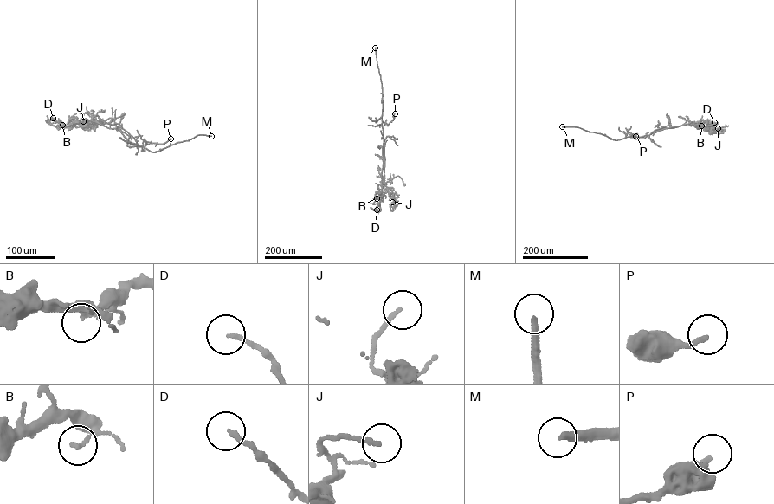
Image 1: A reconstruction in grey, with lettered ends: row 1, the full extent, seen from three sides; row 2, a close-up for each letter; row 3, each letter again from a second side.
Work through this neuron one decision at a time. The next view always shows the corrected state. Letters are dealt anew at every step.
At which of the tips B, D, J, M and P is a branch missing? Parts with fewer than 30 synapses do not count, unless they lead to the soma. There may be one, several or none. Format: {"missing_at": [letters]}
{"missing_at": ["M"]}

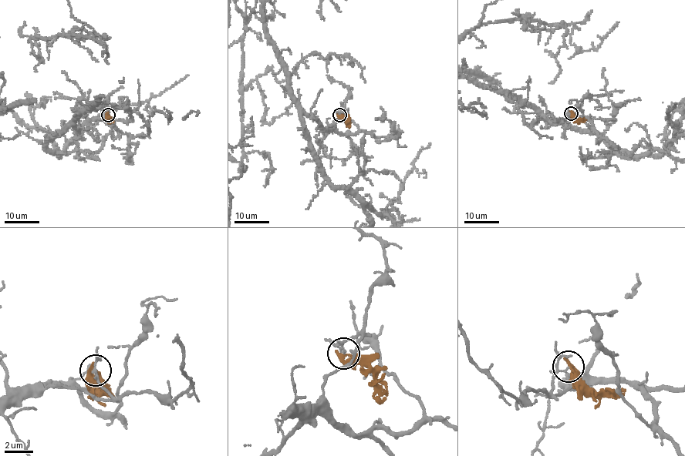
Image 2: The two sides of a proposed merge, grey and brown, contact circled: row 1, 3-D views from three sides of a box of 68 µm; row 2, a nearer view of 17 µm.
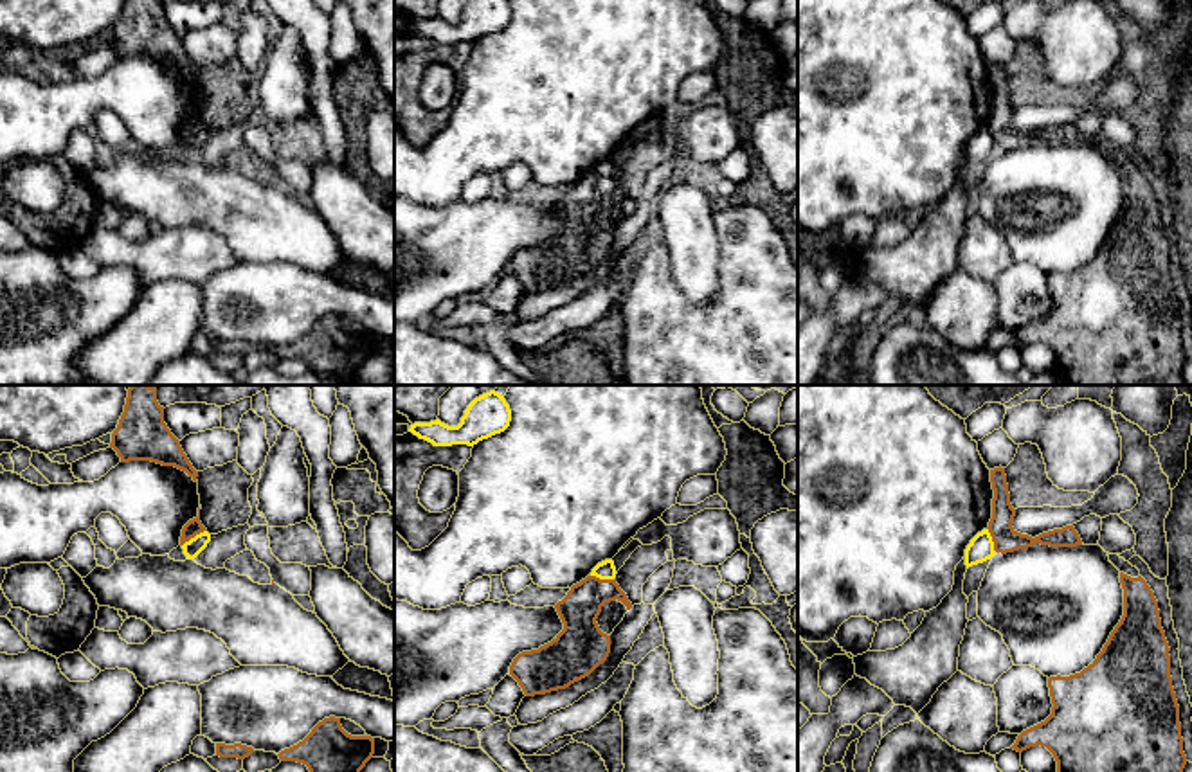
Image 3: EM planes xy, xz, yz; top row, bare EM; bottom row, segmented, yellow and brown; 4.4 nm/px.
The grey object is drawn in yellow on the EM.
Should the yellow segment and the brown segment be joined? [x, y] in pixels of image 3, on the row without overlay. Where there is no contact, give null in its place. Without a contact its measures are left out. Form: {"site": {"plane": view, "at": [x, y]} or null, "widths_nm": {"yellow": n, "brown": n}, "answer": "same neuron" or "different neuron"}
{"site": {"plane": "xy", "at": [195, 134]}, "widths_nm": {"yellow": 80, "brown": 70}, "answer": "different neuron"}

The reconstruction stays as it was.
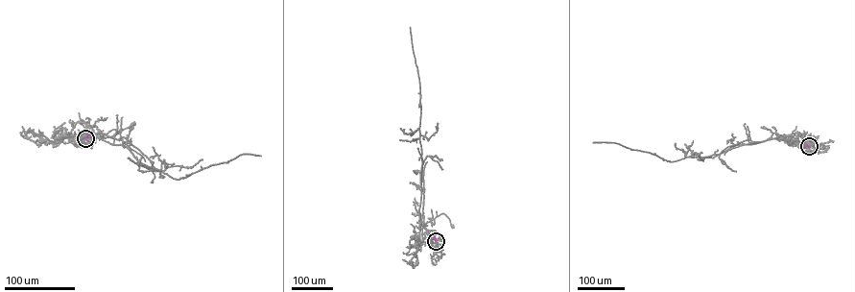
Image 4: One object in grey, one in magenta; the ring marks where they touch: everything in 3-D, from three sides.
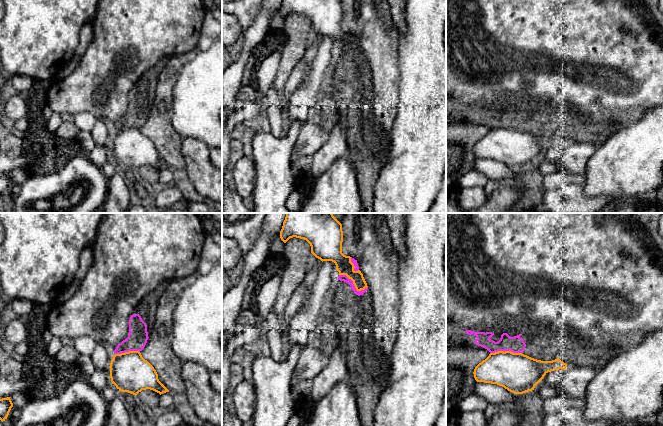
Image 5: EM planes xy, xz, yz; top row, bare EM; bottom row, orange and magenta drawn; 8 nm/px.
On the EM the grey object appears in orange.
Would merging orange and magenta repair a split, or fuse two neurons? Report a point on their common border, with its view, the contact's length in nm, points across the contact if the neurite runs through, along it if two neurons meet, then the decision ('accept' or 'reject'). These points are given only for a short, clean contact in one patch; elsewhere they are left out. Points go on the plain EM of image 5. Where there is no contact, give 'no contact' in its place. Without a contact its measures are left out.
contact xz (353, 59); length 260 nm; border xz (339, 50), (345, 50), (357, 66), (363, 66), (367, 63); reject

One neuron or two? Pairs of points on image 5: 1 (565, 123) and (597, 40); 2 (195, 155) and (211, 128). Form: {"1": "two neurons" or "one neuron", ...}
{"1": "two neurons", "2": "two neurons"}

